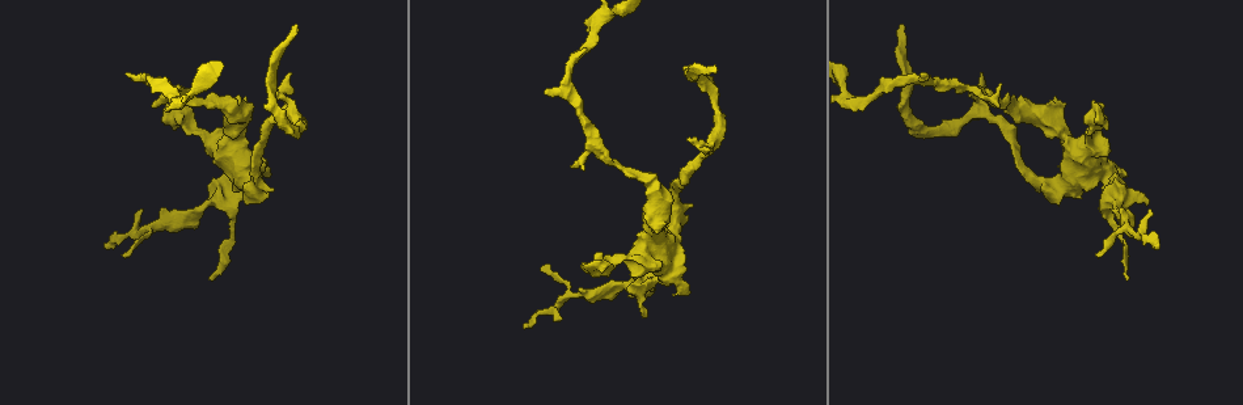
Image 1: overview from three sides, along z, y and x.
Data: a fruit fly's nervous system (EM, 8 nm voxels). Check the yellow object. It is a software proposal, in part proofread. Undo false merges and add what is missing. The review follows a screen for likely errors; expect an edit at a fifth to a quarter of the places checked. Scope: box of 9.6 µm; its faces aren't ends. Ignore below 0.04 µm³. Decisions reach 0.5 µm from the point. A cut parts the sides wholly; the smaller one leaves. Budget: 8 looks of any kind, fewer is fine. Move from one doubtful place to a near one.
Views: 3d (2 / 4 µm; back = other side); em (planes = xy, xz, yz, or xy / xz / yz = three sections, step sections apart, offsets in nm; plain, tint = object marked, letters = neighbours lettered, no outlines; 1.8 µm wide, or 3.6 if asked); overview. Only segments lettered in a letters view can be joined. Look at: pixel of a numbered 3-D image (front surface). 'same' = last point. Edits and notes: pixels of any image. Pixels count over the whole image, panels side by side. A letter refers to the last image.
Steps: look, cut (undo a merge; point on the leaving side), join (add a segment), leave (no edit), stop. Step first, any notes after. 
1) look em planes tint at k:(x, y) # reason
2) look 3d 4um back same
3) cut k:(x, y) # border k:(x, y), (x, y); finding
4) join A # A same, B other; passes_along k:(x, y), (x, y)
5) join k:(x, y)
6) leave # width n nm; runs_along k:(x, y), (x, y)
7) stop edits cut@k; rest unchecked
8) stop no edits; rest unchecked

look 3d 4um at 1:(546, 90) # free end

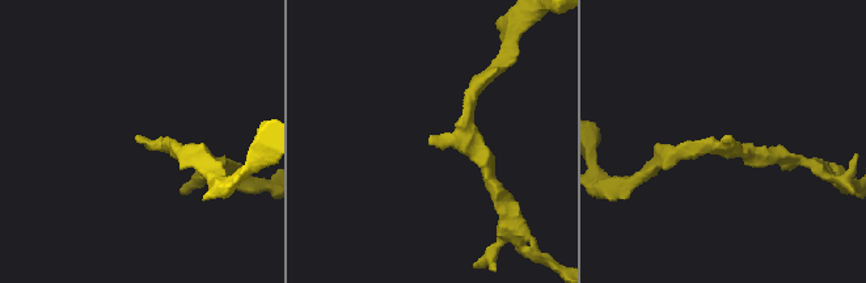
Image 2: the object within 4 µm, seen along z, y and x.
look em xz step 4 letters at 2:(726, 137) # need the tissue

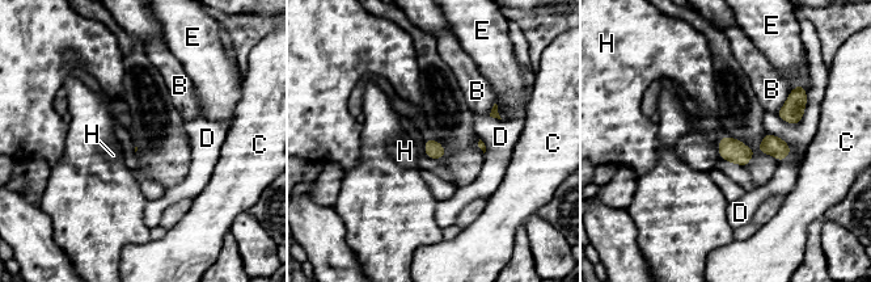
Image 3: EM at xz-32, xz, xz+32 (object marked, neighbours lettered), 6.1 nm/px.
leave # B other, C other, D other, E other, H other; border 3:(722, 135), (718, 143), (718, 156); none of them fits

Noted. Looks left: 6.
look 3d 4um at 1:(992, 114)

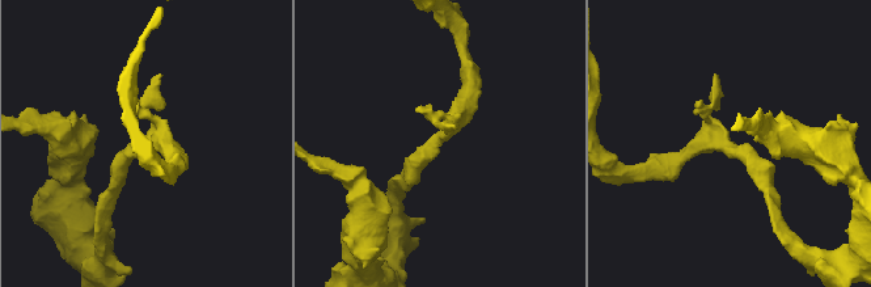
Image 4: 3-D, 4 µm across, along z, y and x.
look em yz step 4 tint at 4:(730, 146)

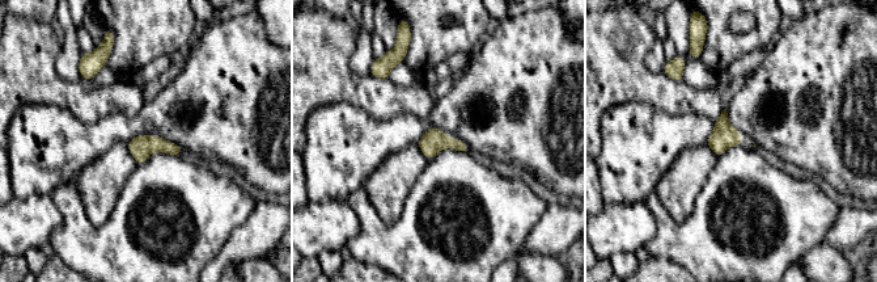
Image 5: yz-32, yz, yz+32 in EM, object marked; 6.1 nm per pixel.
look em xz step 4 letters same

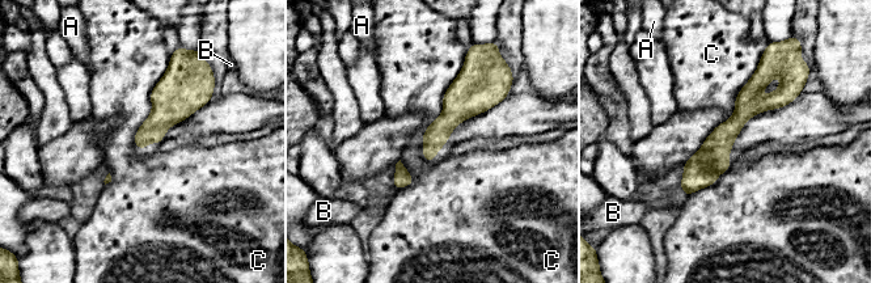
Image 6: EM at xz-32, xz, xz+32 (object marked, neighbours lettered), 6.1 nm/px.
leave # A other, B other, C other; continuous, no second neuron

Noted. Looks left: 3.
look em planes plain at 1:(628, 258) # calibre changes

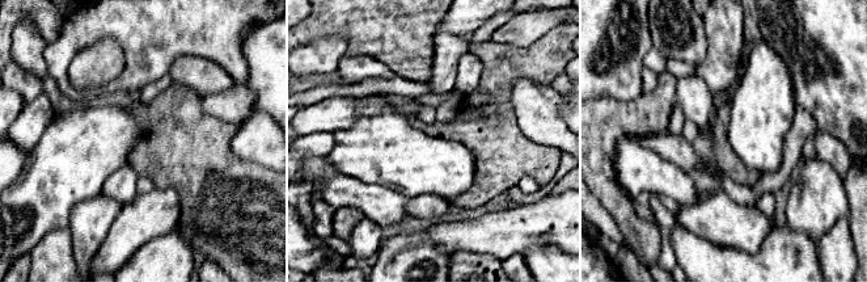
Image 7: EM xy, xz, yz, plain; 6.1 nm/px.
look em planes letters same

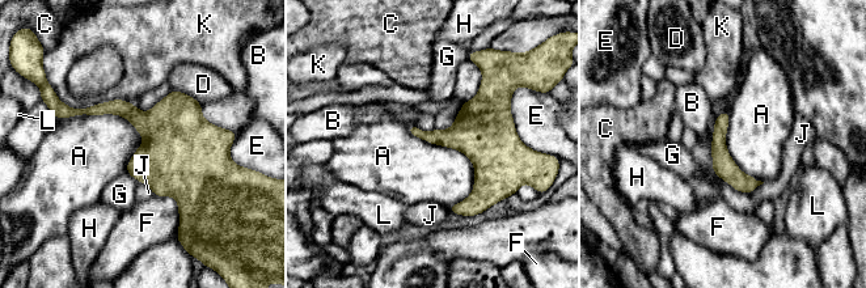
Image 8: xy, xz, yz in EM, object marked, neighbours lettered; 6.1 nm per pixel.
leave # A other, B other, C other, D other, E other, F other, G other, H other, J other, K other, L other; runs_along 8:(723, 115), (722, 162), (750, 189); one neuron here

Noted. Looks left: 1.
stop no edits; rest unchecked

